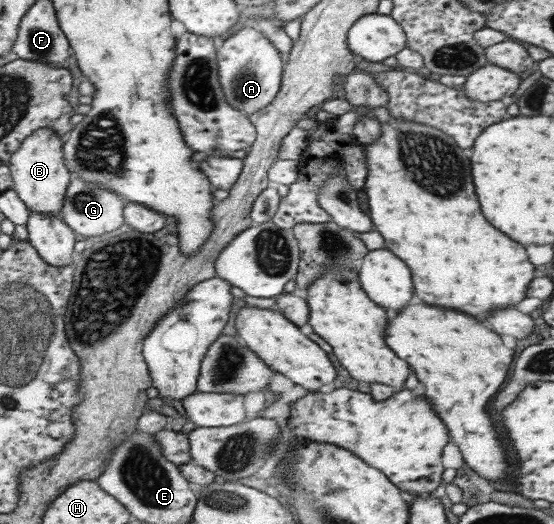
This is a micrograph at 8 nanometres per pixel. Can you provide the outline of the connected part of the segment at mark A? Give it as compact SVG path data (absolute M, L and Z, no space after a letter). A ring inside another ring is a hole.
M244 27L232 33L219 51L219 74L227 101L244 114L252 115L266 109L280 93L285 63L282 54L271 39L257 27Z

